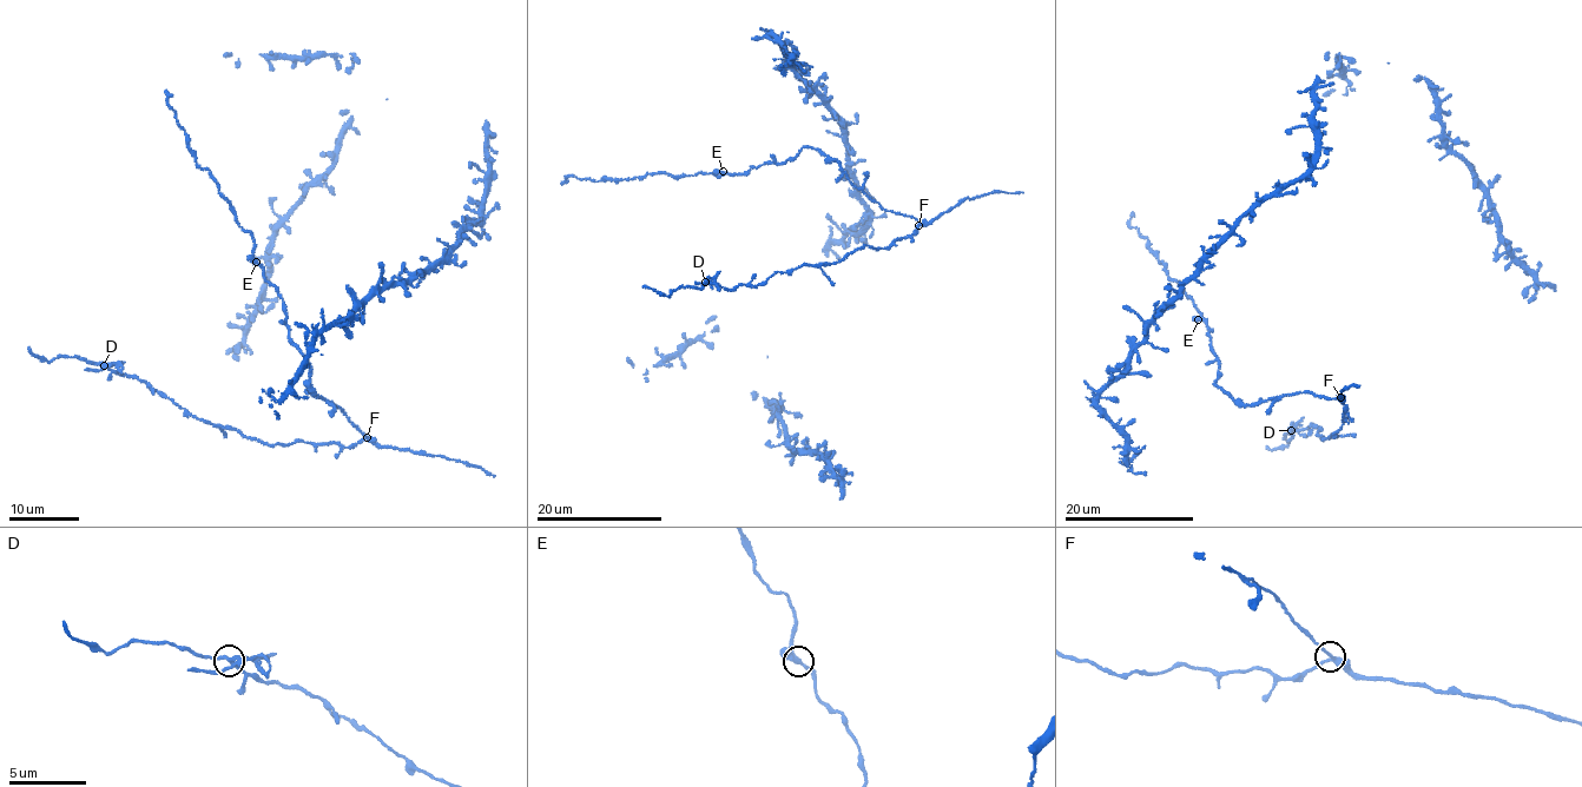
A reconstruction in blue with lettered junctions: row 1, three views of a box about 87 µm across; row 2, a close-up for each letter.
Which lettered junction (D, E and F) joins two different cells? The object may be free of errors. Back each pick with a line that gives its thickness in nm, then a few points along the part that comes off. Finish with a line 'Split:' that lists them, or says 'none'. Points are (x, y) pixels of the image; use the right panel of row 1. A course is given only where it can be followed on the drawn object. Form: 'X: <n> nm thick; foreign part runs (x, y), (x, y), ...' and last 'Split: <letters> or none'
D: 280 nm thick
Split: D

